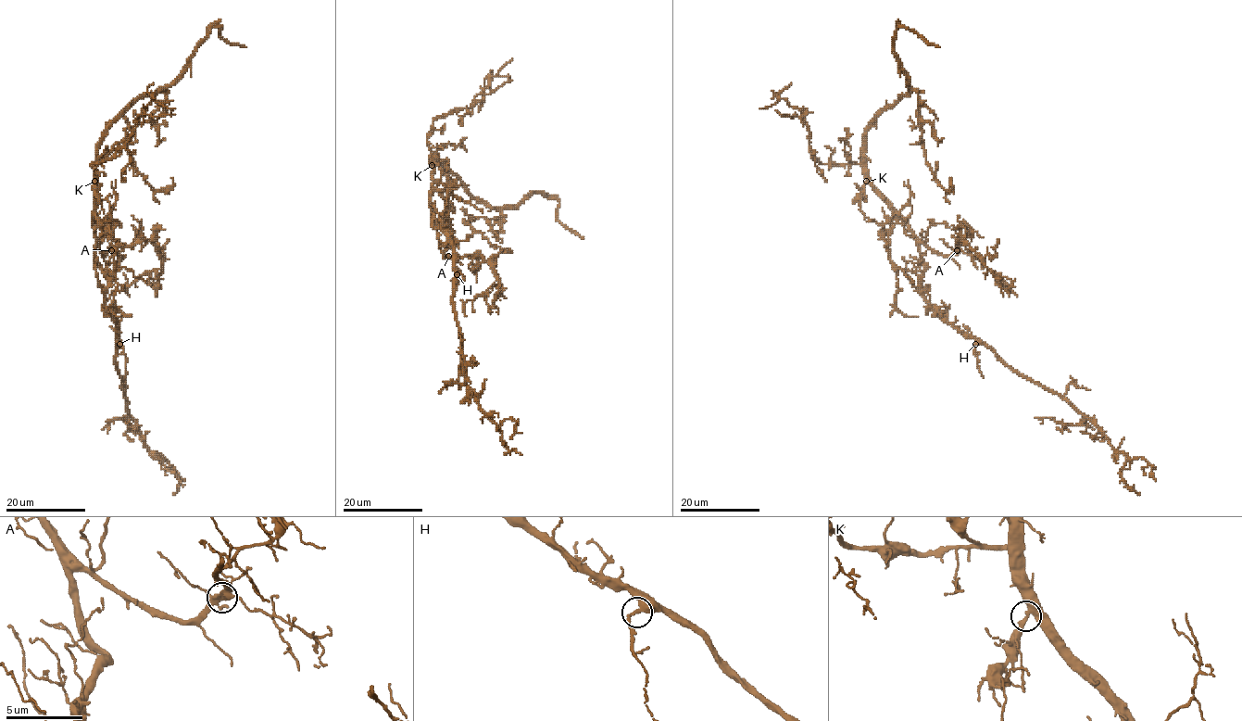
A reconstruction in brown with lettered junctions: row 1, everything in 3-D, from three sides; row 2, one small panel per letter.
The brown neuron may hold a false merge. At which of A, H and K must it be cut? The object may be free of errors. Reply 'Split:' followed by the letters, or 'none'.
Split: none

